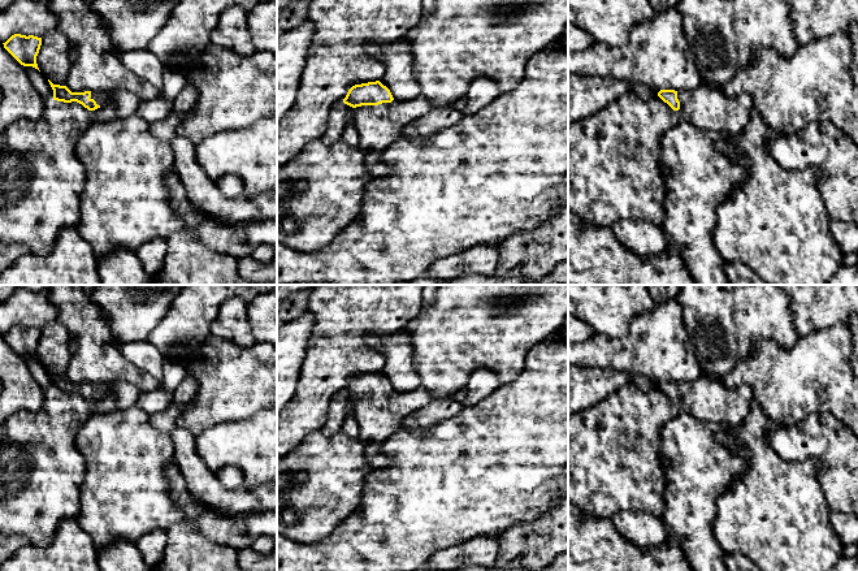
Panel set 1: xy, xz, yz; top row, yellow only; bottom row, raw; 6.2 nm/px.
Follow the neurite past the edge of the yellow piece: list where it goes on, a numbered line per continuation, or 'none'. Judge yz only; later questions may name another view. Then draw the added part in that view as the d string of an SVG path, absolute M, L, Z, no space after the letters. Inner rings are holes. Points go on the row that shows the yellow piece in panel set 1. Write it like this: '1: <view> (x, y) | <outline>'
1: yz (706, 107) | M701 82L694 90L677 92L681 120L703 131L740 135L750 122L754 111L749 94L729 98L722 88Z

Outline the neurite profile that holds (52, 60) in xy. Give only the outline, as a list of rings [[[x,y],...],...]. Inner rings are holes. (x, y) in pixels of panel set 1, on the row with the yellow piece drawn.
[[[58,29],[42,38],[36,64],[40,73],[53,85],[66,86],[70,69],[69,53],[69,42]]]

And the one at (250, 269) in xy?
[[[252,256],[239,259],[238,273],[247,282],[274,282],[277,281],[277,258],[268,264],[259,263]]]

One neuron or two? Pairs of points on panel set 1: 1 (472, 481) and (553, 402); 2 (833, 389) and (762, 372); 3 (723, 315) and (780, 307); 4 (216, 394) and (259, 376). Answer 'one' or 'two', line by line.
1: one
2: one
3: one
4: one

